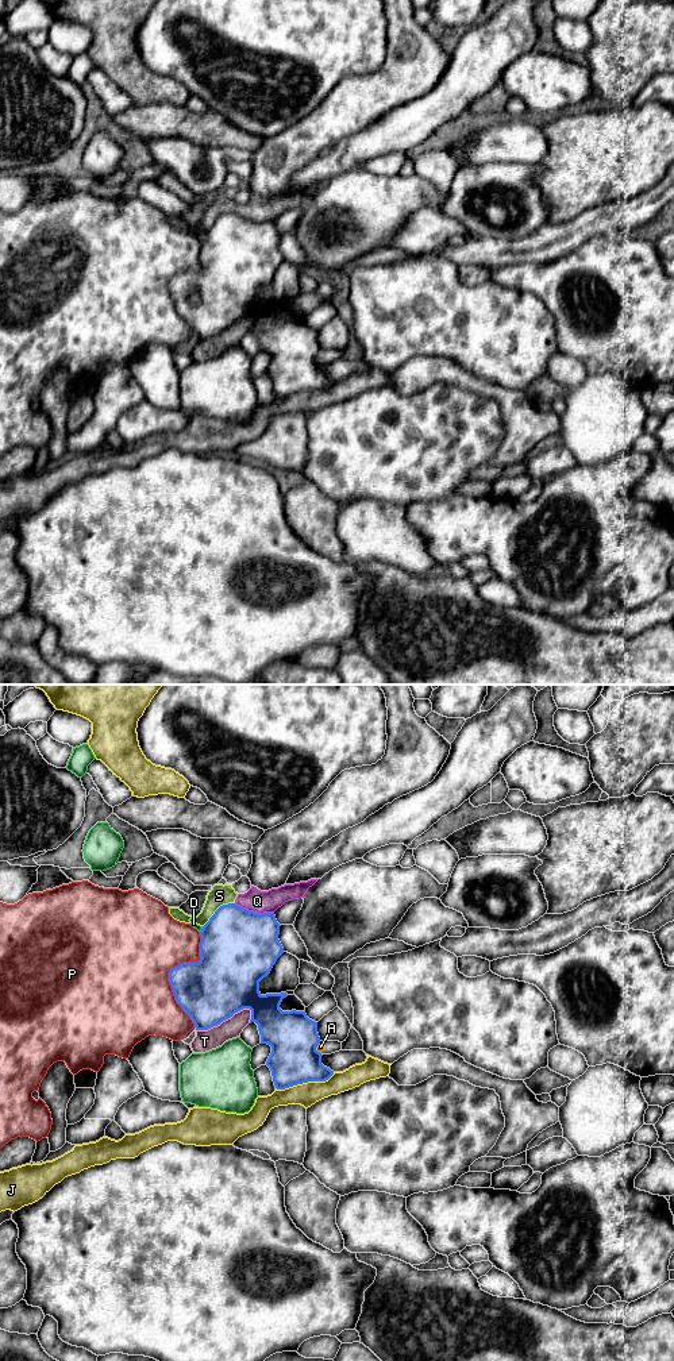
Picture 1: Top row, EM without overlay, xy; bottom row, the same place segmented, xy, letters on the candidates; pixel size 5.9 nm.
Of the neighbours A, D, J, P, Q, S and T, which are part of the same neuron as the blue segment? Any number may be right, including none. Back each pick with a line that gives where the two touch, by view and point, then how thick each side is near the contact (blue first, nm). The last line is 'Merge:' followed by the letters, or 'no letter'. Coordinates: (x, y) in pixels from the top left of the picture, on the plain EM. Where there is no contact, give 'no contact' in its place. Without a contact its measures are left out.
Merge: no letter

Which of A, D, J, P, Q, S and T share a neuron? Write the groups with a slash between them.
A / D / J / P / Q S / T

